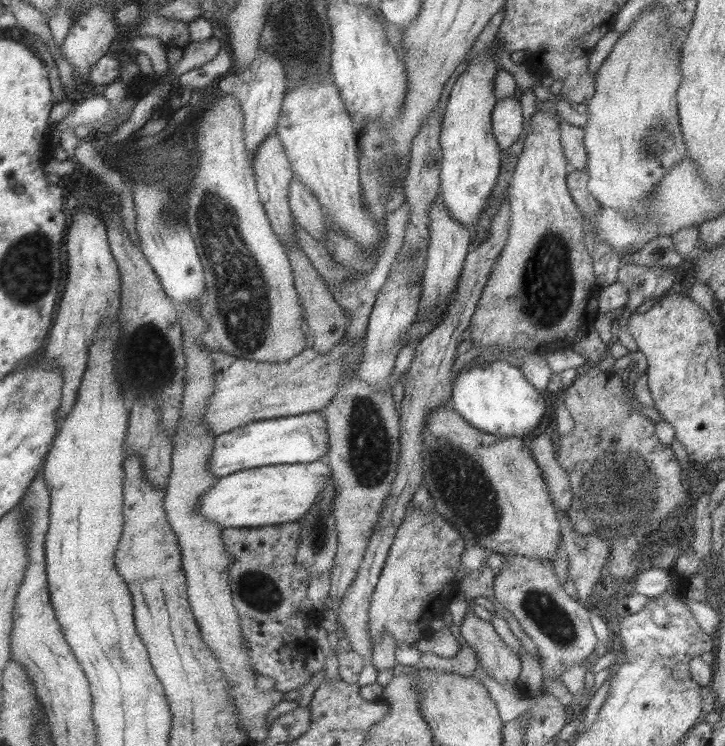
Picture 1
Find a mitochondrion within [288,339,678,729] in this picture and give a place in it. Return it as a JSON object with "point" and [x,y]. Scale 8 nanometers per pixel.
{"point":[598,509]}

